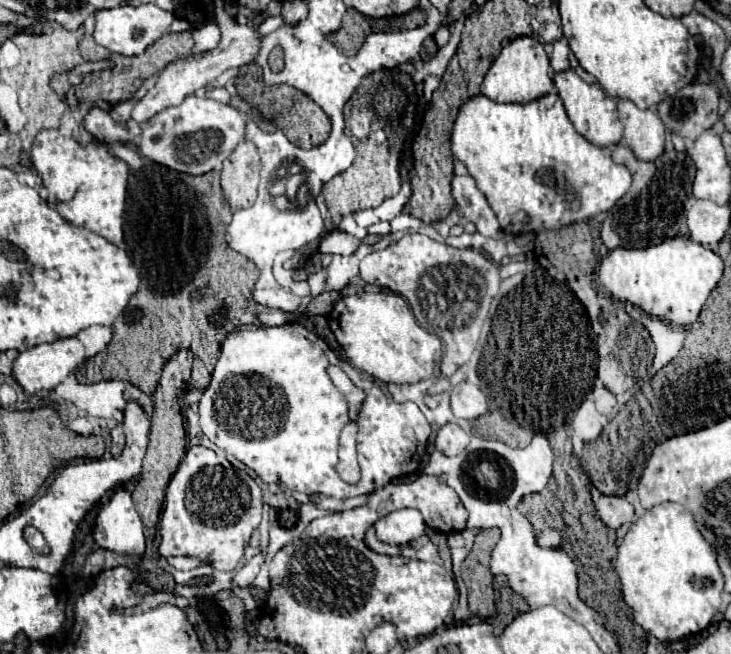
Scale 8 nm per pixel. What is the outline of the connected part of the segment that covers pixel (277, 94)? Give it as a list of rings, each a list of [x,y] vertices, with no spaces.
[[[245,65],[239,69],[239,75],[235,77],[237,93],[243,101],[247,101],[251,107],[259,109],[265,119],[275,123],[281,131],[287,135],[291,133],[291,143],[301,149],[311,149],[317,145],[323,145],[331,131],[331,121],[325,115],[325,111],[303,91],[289,87],[289,85],[265,85],[263,83],[263,71],[259,65]]]

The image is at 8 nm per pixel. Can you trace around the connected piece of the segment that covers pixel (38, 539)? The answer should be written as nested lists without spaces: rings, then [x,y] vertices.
[[[33,526],[24,529],[24,538],[27,543],[35,548],[40,554],[48,554],[49,547],[43,535]]]

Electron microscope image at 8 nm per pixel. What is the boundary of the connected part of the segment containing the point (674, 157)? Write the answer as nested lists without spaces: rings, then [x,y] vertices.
[[[619,143],[611,151],[611,159],[615,163],[621,163],[621,165],[625,165],[629,169],[629,173],[633,177],[633,185],[617,201],[617,207],[613,207],[611,211],[607,211],[607,217],[605,217],[603,225],[601,225],[601,241],[603,241],[603,245],[611,251],[615,247],[645,247],[645,245],[661,243],[667,237],[673,237],[677,233],[677,221],[675,221],[673,215],[667,215],[667,213],[683,213],[685,211],[683,209],[683,201],[689,197],[687,191],[691,191],[691,183],[693,183],[693,175],[695,175],[695,167],[693,167],[691,159],[687,157],[687,153],[679,153],[677,155],[675,151],[671,151],[671,153],[663,153],[655,163],[639,163],[635,159],[635,155],[631,155],[631,149],[627,145]]]

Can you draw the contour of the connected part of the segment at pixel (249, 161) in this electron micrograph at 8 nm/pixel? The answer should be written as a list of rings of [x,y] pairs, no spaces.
[[[243,141],[235,147],[235,151],[227,159],[223,159],[221,187],[231,209],[251,207],[257,199],[257,183],[259,183],[257,147],[251,141]]]

